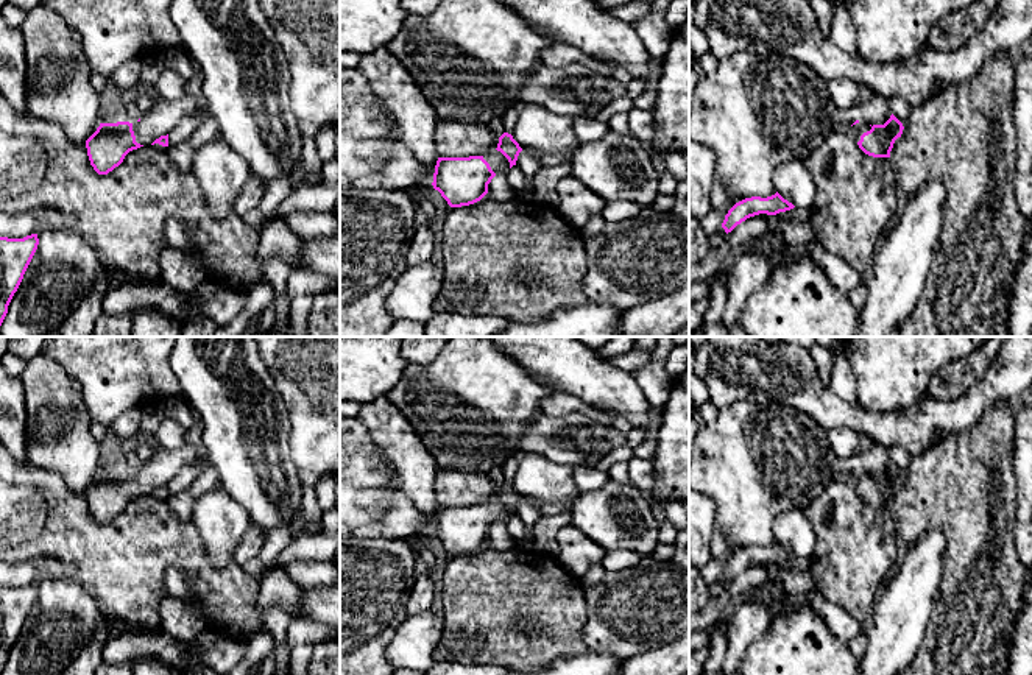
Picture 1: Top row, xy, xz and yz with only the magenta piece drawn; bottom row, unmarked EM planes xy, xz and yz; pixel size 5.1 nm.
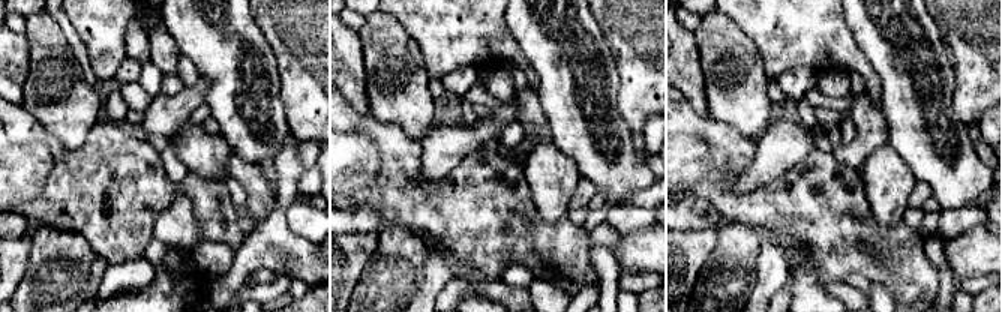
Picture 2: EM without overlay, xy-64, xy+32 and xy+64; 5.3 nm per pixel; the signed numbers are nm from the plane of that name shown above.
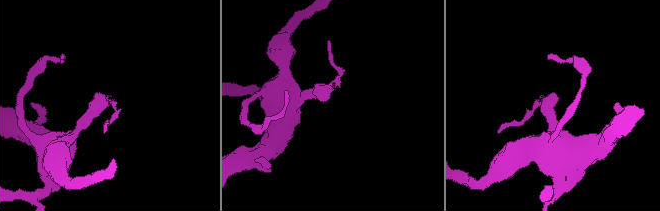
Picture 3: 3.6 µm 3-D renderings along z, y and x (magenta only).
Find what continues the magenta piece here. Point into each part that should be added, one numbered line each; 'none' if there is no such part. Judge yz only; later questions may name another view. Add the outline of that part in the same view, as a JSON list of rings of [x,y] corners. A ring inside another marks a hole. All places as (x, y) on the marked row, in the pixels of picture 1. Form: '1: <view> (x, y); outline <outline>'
1: yz (859, 128); outline [[[862,122],[853,125],[851,128],[853,128],[854,134],[856,134],[856,140],[857,140],[857,142],[861,140],[861,136],[862,136],[864,133],[867,133],[867,131],[871,129],[870,125],[862,123]]]

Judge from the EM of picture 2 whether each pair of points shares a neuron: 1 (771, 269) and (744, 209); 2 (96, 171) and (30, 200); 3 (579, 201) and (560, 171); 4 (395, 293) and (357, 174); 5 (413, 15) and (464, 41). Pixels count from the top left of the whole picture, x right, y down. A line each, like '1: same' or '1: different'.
1: different
2: same
3: different
4: different
5: same

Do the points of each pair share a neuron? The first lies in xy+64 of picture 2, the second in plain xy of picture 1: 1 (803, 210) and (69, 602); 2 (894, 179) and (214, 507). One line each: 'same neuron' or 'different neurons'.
1: different neurons
2: same neuron

